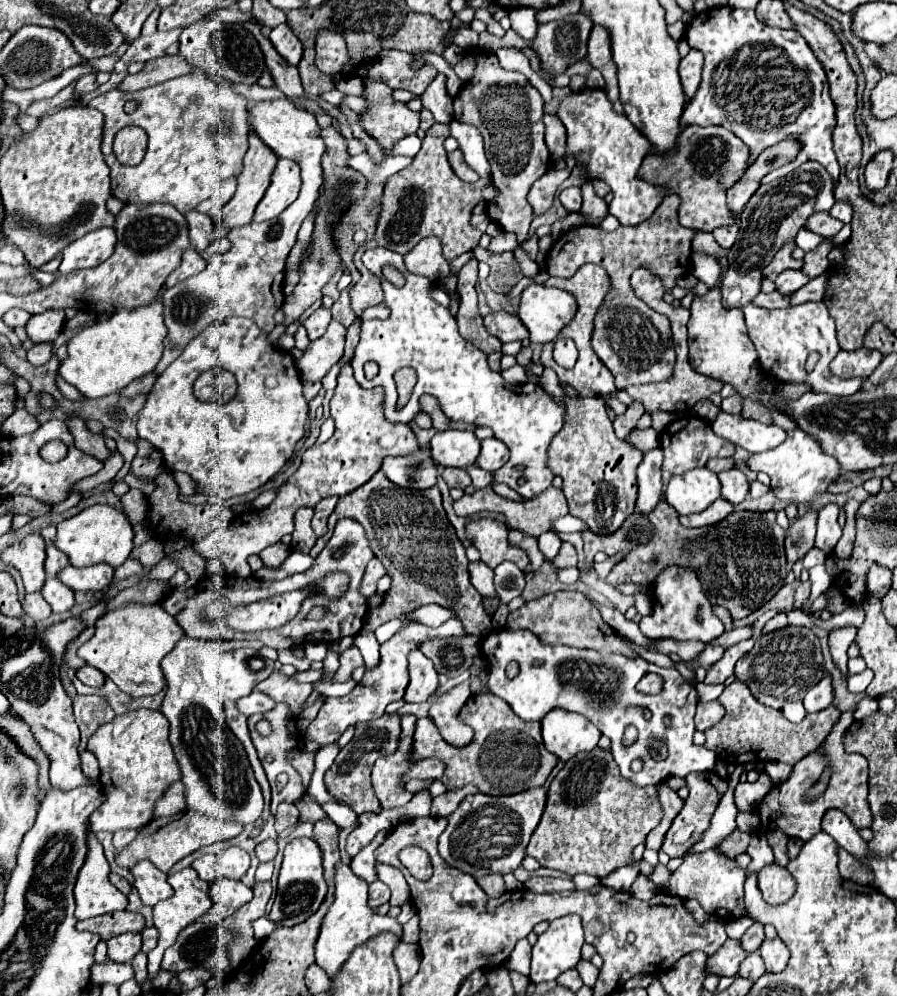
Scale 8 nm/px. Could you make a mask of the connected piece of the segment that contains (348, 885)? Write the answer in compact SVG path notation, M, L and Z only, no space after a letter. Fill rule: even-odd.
M339 863L337 865L337 875L335 875L335 893L333 893L333 903L327 909L327 915L323 917L321 923L321 931L317 937L317 945L315 945L315 963L319 967L325 969L325 973L333 979L341 967L345 965L347 957L353 953L355 947L359 947L361 943L367 943L369 939L377 937L377 933L393 933L401 939L403 935L403 927L399 925L397 919L385 915L377 915L369 905L367 905L367 883L363 879L359 879L349 865Z

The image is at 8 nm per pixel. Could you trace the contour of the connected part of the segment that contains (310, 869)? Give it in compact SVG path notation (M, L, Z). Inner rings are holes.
M301 837L301 839L293 839L287 843L287 847L283 851L279 879L277 879L275 903L273 903L273 909L269 913L269 919L273 923L277 923L281 927L295 927L319 909L319 905L323 903L323 899L327 895L327 883L323 877L321 861L323 861L321 849L317 847L317 843L313 839Z

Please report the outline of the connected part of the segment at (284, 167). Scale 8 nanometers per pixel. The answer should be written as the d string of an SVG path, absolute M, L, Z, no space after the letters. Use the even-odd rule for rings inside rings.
M279 159L277 167L271 175L271 183L255 209L253 221L269 221L283 213L299 195L301 175L297 163L293 159Z

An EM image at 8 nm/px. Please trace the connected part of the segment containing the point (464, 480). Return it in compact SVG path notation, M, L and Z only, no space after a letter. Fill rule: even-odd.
M445 467L441 471L441 477L445 479L445 483L449 487L459 487L459 489L465 489L467 485L471 485L469 481L469 475L465 469L453 469L453 467Z

